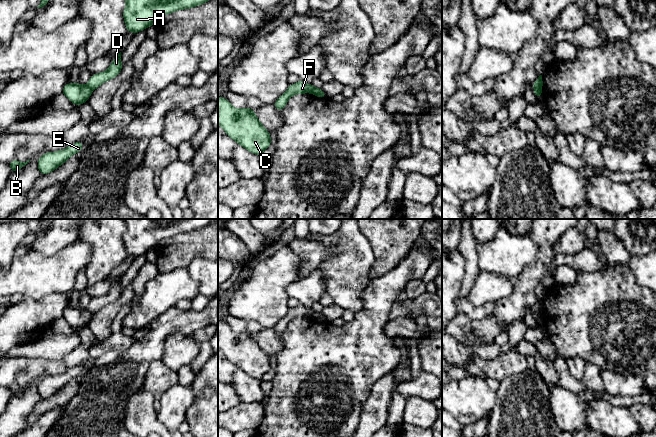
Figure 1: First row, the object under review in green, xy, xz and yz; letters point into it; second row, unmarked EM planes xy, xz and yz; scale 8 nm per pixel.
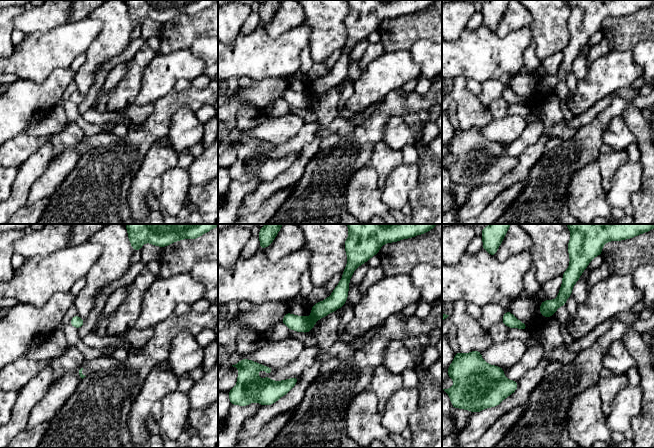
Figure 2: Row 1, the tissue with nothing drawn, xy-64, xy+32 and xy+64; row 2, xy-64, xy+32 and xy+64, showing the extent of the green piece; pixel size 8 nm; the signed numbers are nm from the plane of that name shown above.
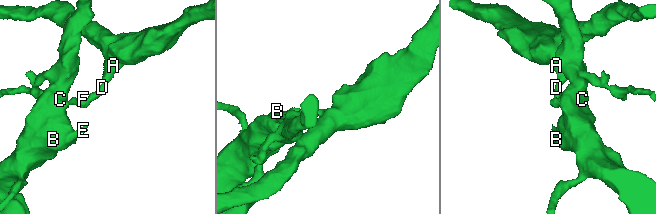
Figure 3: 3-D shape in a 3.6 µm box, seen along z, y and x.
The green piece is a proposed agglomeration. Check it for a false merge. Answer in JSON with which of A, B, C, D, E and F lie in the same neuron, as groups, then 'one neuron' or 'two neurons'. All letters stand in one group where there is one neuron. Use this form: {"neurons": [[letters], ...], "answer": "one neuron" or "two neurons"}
{"neurons": [["A", "D"], ["B", "C", "E", "F"]], "answer": "two neurons"}

